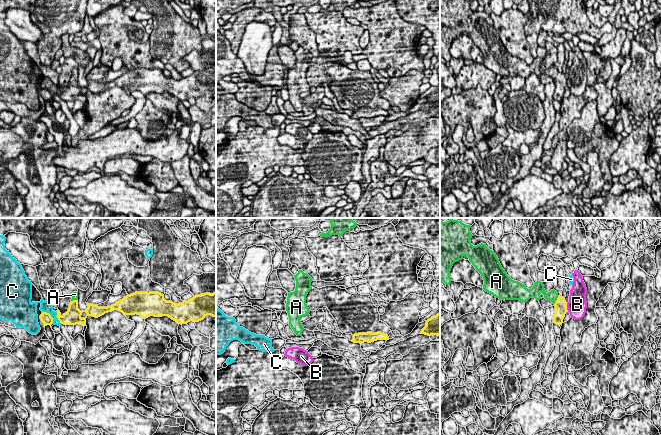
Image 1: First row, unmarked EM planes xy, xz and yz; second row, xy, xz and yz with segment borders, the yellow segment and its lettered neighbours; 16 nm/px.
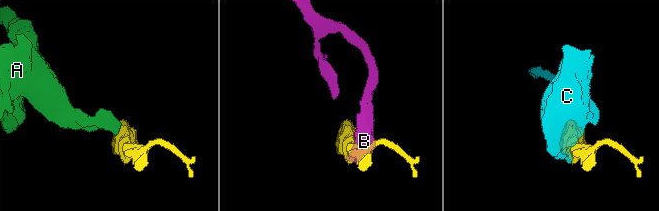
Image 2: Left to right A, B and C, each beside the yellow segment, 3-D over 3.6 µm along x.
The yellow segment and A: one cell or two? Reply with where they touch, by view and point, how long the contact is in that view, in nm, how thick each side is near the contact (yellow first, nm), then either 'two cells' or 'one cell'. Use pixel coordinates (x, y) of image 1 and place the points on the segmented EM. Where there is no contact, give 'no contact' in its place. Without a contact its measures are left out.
yz (556, 300) | 160 nm | 190/170 nm | one cell

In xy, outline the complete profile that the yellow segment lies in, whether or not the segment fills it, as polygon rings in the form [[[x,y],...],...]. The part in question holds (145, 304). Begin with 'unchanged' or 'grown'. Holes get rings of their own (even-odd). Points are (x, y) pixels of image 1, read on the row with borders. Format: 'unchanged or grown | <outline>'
grown | [[[78,292],[72,293],[72,299],[68,311],[61,314],[57,310],[57,318],[64,325],[86,325],[86,318],[82,318],[83,312],[87,316],[98,318],[105,313],[118,310],[126,315],[140,315],[143,319],[150,316],[162,317],[168,316],[178,324],[187,324],[190,321],[199,322],[207,315],[216,317],[216,293],[204,293],[195,295],[188,301],[175,304],[172,301],[166,301],[164,295],[159,292],[135,292],[127,295],[122,300],[107,307],[98,307],[88,304],[85,311],[78,309]]]

